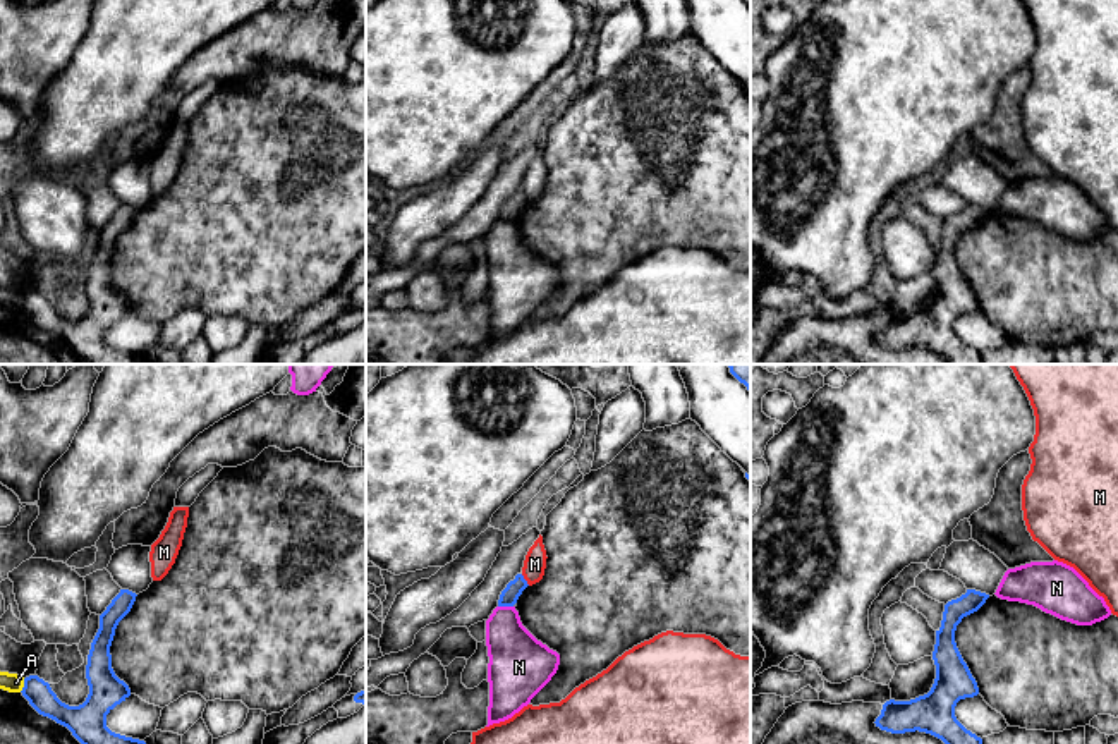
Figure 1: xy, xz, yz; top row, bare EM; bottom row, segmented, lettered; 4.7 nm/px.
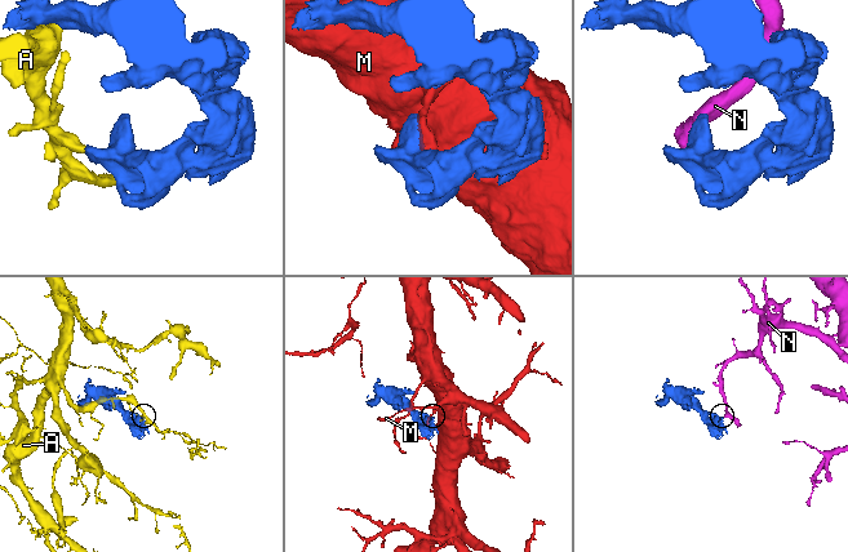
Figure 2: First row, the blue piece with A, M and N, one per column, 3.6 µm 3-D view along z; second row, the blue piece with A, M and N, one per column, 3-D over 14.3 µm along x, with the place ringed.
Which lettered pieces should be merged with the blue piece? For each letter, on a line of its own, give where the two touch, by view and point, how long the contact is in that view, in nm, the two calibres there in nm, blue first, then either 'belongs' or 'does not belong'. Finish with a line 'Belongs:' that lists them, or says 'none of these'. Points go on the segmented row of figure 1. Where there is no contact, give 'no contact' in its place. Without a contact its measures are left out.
A: xy (24, 686) | 70 nm | 120/90 nm | does not belong
M: xz (524, 579) | 70 nm | 90/110 nm | does not belong
N: xz (505, 605) | 70 nm | 90/260 nm | does not belong
Belongs: none of these

